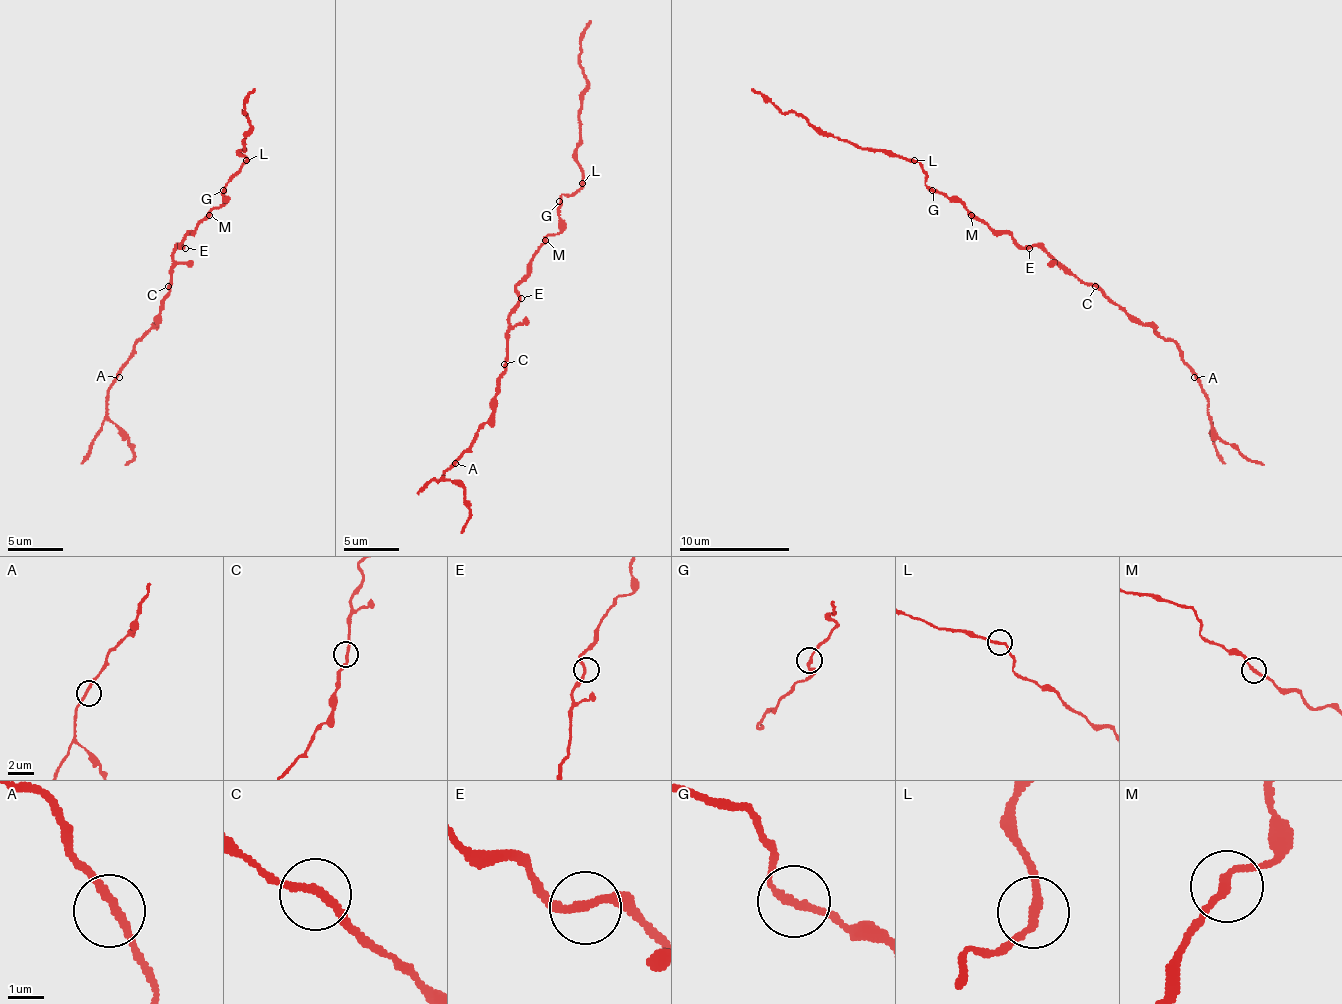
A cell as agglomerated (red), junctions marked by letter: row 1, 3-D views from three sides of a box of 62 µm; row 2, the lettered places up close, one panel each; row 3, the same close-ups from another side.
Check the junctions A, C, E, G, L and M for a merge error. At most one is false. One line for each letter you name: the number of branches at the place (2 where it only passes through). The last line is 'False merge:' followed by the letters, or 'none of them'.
False merge: none of them

